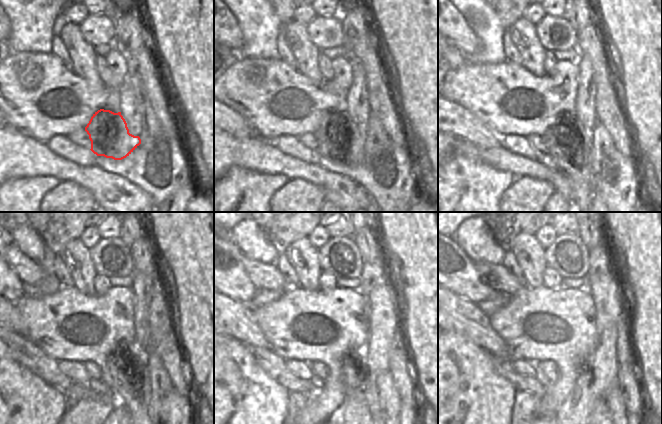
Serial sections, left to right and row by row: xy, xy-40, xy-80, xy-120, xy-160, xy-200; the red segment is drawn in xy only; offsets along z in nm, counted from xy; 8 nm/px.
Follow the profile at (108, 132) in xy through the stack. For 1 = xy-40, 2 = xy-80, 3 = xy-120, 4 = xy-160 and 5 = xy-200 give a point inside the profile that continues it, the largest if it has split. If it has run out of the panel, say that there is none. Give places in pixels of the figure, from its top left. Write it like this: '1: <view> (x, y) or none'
1: xy-40 (337, 139)
2: xy-80 (567, 143)
3: xy-120 (122, 374)
4: xy-160 (353, 373)
5: xy-200 (593, 415)

